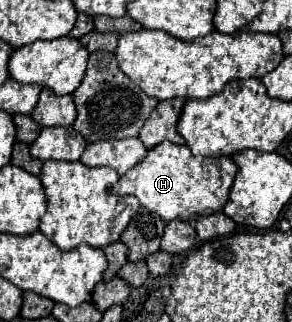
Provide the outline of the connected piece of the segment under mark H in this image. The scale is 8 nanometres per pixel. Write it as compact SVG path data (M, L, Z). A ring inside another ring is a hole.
M161 142L149 150L147 158L141 160L133 170L119 178L113 186L113 194L117 196L137 196L141 206L159 214L165 222L171 220L195 220L199 216L209 216L221 212L229 190L237 176L237 164L231 156L217 154L215 156L195 156L187 146L179 146L173 142Z

